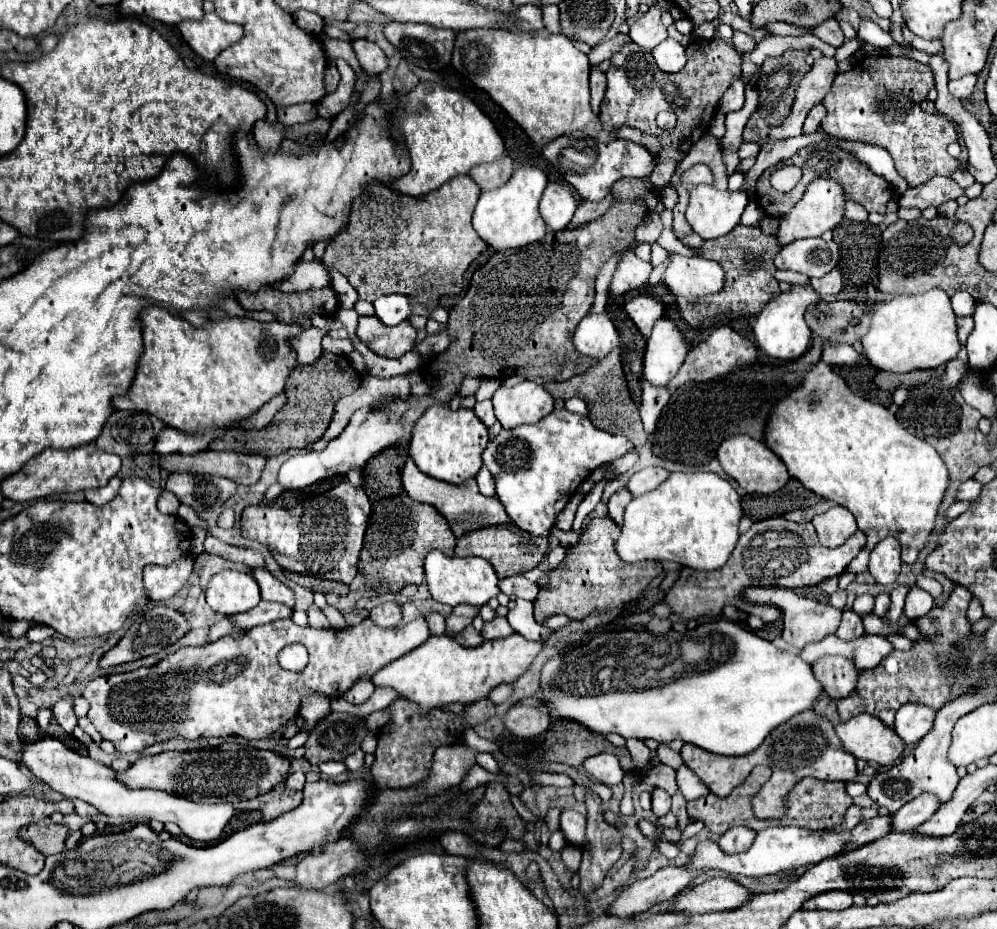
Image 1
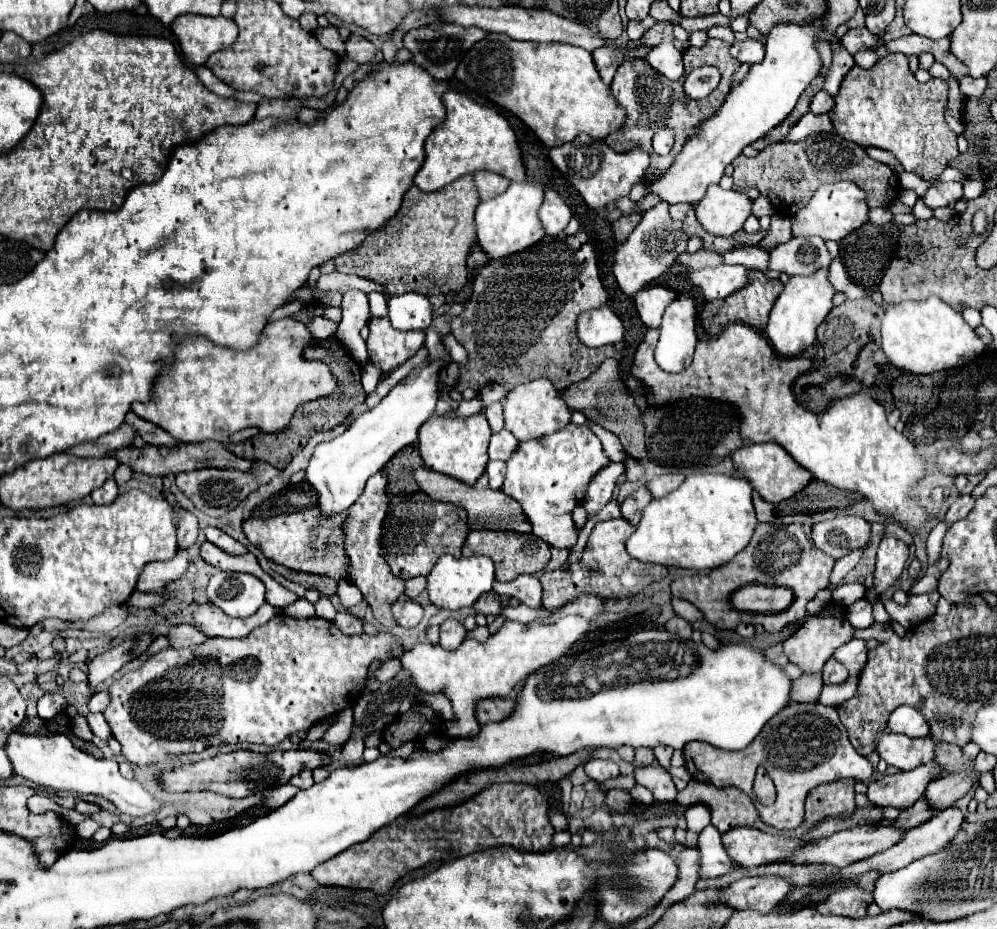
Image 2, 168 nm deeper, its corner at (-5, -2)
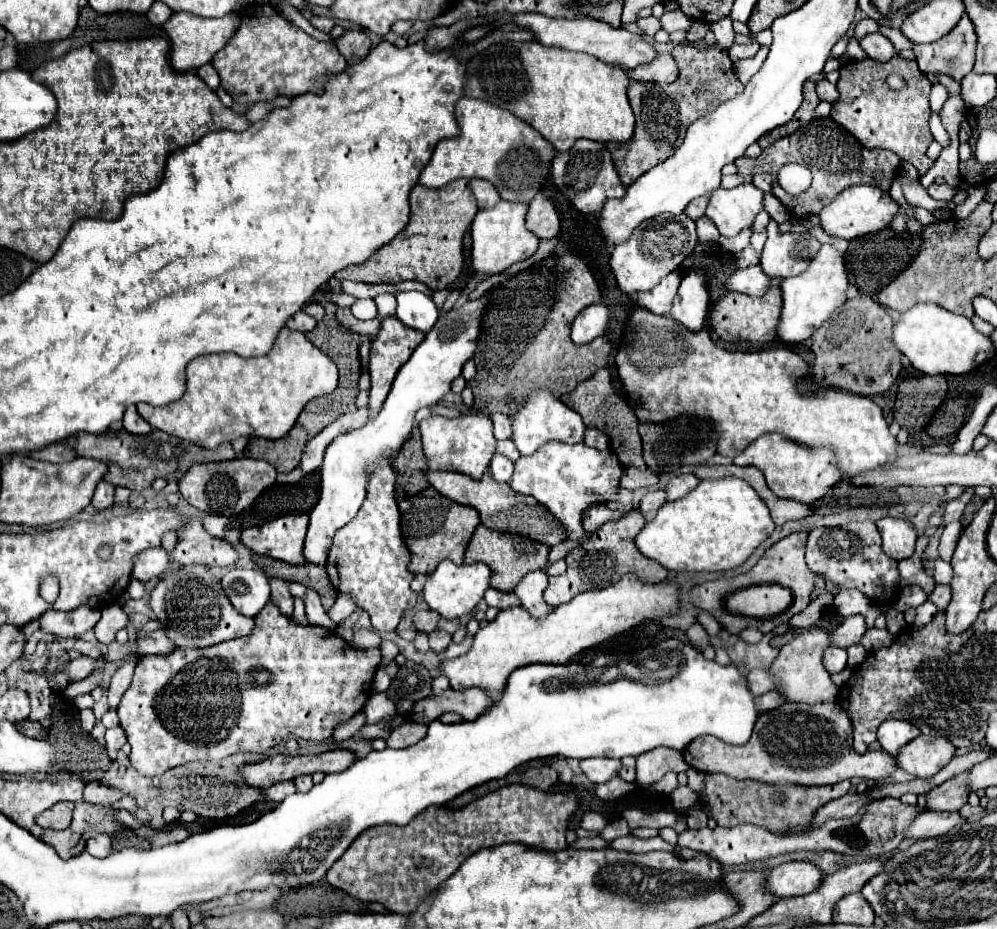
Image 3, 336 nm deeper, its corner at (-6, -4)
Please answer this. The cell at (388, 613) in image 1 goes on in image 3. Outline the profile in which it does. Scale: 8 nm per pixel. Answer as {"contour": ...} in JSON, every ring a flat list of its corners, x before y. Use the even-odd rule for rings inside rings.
{"contour":[[420,610,414,614,414,626,420,632,432,632,436,630,436,624,440,620,440,614,434,610]]}

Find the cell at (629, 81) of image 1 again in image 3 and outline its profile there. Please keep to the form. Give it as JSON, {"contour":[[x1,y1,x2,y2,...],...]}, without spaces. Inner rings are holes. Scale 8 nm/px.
{"contour":[[690,44,678,45,672,50,671,55,679,68,676,81,671,84,659,85,660,88,658,88,656,84,630,80,628,98,630,98,632,110,636,114,634,136,624,144,610,142,606,146,624,186,630,186,636,178,646,174,650,168,668,160,682,144,686,128,694,120,698,120,704,112,720,106,722,102,732,100,734,96,738,96,744,90,744,86,740,84,740,80,734,74,728,52,720,50,718,46,712,46,704,52,700,52,700,50,692,48]]}

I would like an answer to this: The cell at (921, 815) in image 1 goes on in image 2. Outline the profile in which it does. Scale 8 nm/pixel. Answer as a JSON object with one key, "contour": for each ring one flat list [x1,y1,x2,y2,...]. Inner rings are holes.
{"contour":[[947,774,941,780,935,780,933,784,929,784,929,788,925,792,925,800,933,810,941,812,941,810,953,806,955,800,965,796,971,786,973,784,967,774]]}

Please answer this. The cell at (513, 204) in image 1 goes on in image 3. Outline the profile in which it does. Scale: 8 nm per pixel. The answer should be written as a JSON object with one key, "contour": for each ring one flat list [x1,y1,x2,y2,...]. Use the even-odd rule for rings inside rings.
{"contour":[[500,200,494,208,478,210,478,214,472,222,472,228,470,228,470,232,472,232,470,264,474,270,472,278,500,274,500,272,508,270,512,264,522,262,536,252,538,238,534,234,530,234,530,230,526,230,526,226,524,226,526,210,528,210,526,204,506,202,506,200]]}

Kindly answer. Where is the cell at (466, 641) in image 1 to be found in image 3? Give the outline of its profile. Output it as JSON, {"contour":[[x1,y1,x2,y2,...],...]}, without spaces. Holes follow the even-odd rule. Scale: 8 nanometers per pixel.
{"contour":[[434,630,434,632,428,634,428,638,430,638,430,648,432,648,434,652,446,650,446,646,448,646,450,640,452,640,452,636,450,636,446,630]]}

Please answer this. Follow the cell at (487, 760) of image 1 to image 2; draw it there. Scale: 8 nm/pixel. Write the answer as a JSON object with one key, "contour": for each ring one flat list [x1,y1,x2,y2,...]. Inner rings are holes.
{"contour":[[581,596,565,604,565,608,553,610,549,624,505,622,503,628,489,636,487,642,481,644,473,638,467,638,457,650,445,650,439,644,415,644,401,656,401,664,421,692,445,694,451,700,455,720,445,722,446,733,454,738,471,738,479,732,479,722,475,718,475,706,479,700,505,698,517,684,523,684,529,674,567,654,573,642,581,638,601,610,601,600,595,596]]}

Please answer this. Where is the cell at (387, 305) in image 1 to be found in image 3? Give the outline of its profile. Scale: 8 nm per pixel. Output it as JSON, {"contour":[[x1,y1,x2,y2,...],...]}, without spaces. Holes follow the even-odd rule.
{"contour":[[400,292,398,298,398,312,396,316,414,330,428,332,436,320,438,320,438,308,432,300,432,296,426,296,422,292]]}

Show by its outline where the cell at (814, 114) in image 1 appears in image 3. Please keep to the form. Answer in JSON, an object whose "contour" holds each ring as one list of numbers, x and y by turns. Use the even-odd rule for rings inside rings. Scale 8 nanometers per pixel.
{"contour":[[820,78,816,82,816,92,818,92,818,98,820,100,826,100,826,102,834,102,838,98,838,90,836,90,836,84,828,82,826,78]]}

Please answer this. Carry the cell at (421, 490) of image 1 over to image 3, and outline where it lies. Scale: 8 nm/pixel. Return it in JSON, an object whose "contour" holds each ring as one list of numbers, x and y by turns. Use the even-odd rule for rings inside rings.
{"contour":[[428,472,426,478,446,498,450,498,458,504,476,508,480,512,482,524,486,524,492,530,528,536,546,546,558,546,560,542,566,540,566,530,562,530,562,524,554,518,554,514,548,508,544,508,530,496,514,492,506,482,496,482,490,472,486,472,480,480,474,480,474,478,470,478,466,474,458,474,458,472]]}

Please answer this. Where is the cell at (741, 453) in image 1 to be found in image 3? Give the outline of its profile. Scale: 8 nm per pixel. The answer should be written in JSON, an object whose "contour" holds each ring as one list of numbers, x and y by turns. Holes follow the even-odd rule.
{"contour":[[764,434,752,442,740,456,734,458,736,466,756,466,764,472,770,490,782,498,792,498,800,502,816,502,832,486,844,480,844,474,838,470,836,456,830,448,810,448,802,446,782,434]]}

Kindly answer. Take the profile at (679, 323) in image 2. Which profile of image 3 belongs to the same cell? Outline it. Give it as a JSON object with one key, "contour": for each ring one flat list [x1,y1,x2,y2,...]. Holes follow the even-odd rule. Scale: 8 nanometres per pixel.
{"contour":[[690,270,682,282,672,306,672,316,690,332,698,332,704,326,710,304,708,276,704,270]]}

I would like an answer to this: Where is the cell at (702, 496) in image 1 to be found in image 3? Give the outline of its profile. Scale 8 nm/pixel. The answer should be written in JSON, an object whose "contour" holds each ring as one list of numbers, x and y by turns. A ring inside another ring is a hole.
{"contour":[[722,478,722,480,702,480,690,494,680,500,666,502,654,522,648,522,636,538,638,550,660,562,666,570,672,572,722,572,742,566,754,550,774,532,776,524,770,518,768,506,756,494,756,490,740,478]]}

